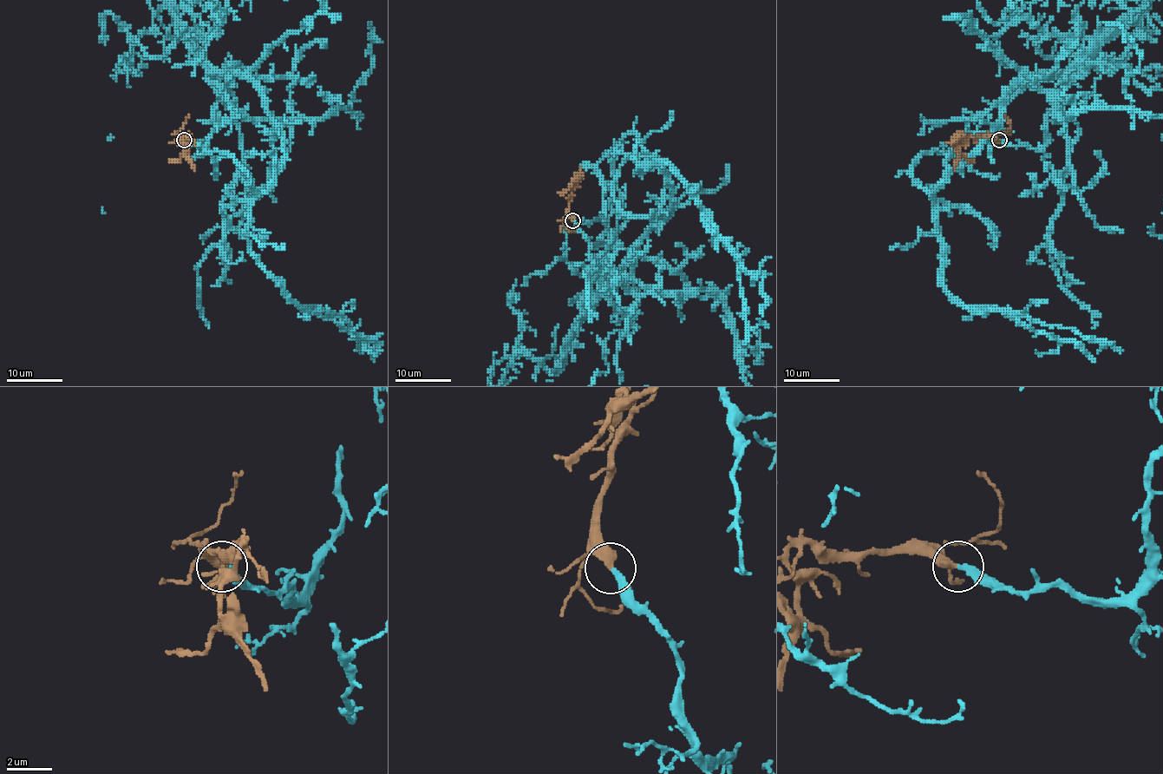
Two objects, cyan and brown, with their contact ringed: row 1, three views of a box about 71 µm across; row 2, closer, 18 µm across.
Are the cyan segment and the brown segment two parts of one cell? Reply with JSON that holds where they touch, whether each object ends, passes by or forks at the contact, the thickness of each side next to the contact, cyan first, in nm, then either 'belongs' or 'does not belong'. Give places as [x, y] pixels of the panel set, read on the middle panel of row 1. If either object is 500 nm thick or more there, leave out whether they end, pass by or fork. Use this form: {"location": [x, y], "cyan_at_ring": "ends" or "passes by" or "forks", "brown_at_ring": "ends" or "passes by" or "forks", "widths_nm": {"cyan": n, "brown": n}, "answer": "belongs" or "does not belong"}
{"location": [572, 220], "cyan_at_ring": "ends", "brown_at_ring": "ends", "widths_nm": {"cyan": 300, "brown": 420}, "answer": "belongs"}

